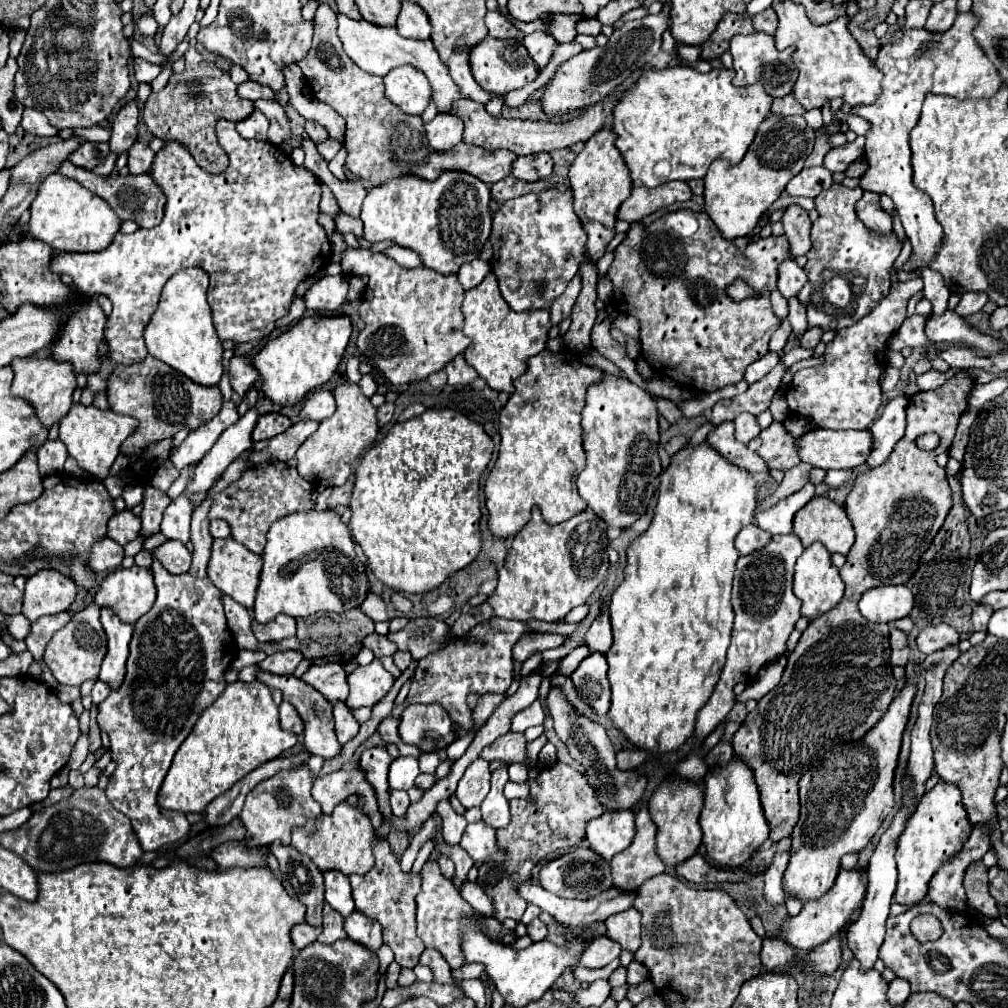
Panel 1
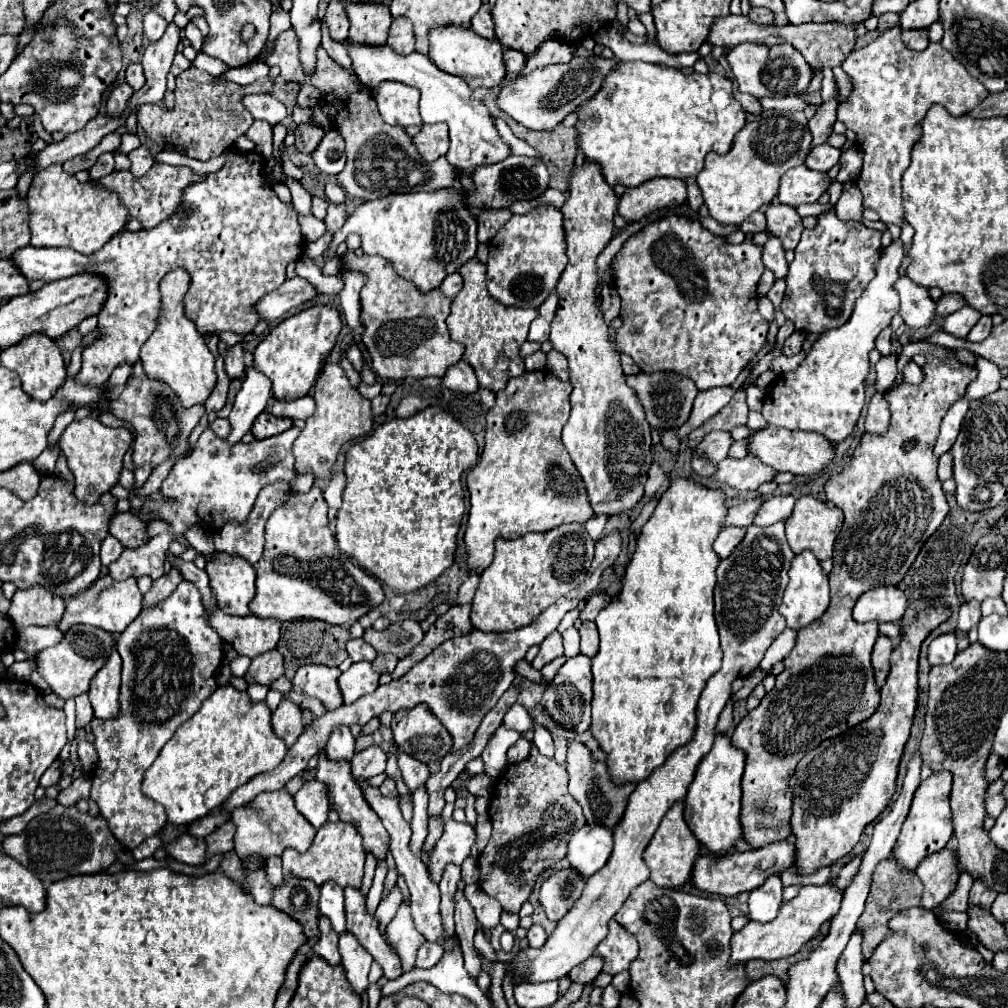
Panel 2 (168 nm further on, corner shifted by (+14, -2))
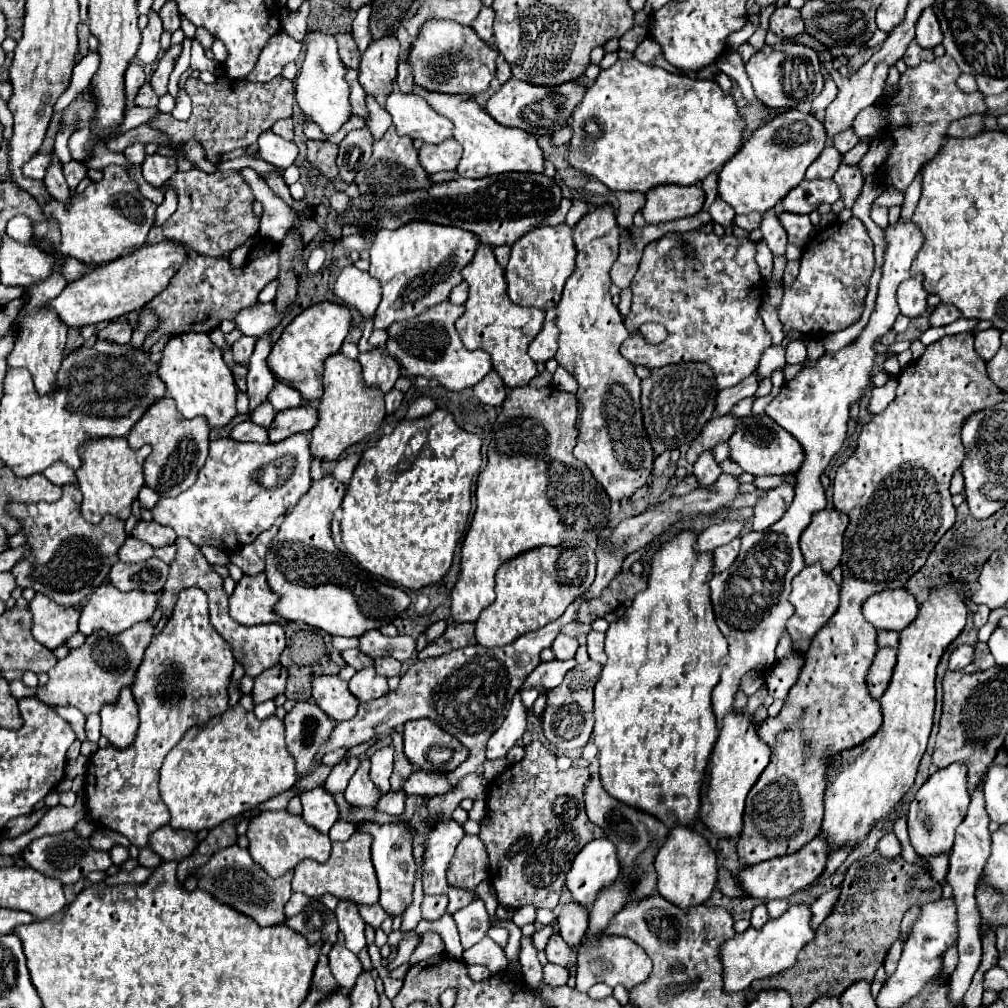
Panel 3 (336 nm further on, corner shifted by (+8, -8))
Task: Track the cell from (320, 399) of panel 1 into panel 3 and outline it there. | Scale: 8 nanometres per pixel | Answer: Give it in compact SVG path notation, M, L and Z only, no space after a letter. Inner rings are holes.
M276 382L276 386L272 388L268 400L270 400L270 404L274 406L276 412L304 406L304 398L302 398L302 394L298 394L298 390L290 388L290 386L284 384L284 382Z

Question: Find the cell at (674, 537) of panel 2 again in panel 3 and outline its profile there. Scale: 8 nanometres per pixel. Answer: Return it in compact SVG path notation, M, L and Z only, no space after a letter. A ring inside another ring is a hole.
M682 530L678 532L672 540L664 542L654 556L650 558L650 572L648 572L648 588L644 592L640 592L634 600L632 606L626 608L624 612L624 620L616 620L608 626L606 630L606 656L608 662L602 668L600 680L594 686L594 742L598 748L598 764L600 764L600 780L602 786L606 788L606 792L612 798L618 798L620 802L626 802L628 806L636 806L638 810L648 810L648 814L658 816L668 828L674 826L674 822L684 824L684 826L692 826L698 810L700 810L700 786L704 780L704 770L708 764L708 758L712 754L716 736L718 736L718 724L714 720L712 714L712 706L710 706L710 694L712 688L718 684L720 680L720 672L722 672L722 658L728 654L728 646L726 646L726 638L722 636L720 628L716 626L716 618L714 618L714 610L712 610L712 600L710 600L710 578L714 576L714 560L712 560L712 552L698 552L694 550L698 534L692 530Z

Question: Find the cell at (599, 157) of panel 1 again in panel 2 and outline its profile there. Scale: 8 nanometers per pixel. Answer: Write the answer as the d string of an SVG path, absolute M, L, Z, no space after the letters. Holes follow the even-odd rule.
M586 160L584 166L574 166L574 170L570 172L568 200L562 208L564 232L566 232L566 244L568 244L568 266L562 272L556 286L556 294L560 300L558 300L558 308L556 308L556 316L552 320L552 332L550 332L552 348L562 352L568 358L570 384L574 388L570 394L572 414L562 430L562 442L586 482L586 490L588 490L588 498L594 508L594 514L606 514L606 516L622 514L636 506L636 502L644 494L648 468L652 464L652 440L650 440L652 428L646 422L644 408L636 392L626 384L626 374L622 372L620 354L614 350L614 344L610 342L610 326L606 324L602 310L596 304L596 286L598 286L596 258L608 246L614 234L612 220L614 220L616 208L618 208L618 198L612 186L604 184L604 176L600 176L600 170L596 168L596 164Z

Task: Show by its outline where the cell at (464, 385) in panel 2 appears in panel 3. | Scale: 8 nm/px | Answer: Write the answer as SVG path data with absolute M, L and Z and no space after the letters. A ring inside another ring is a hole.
M490 370L490 374L486 374L486 378L482 378L482 382L472 388L472 392L482 404L490 406L500 406L506 398L506 386L494 370Z

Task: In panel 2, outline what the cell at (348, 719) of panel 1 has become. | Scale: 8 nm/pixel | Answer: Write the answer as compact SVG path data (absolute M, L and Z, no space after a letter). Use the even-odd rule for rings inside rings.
M344 726L336 728L336 732L332 734L332 738L330 738L328 746L326 746L326 756L330 760L346 760L346 762L350 762L354 754L356 754L354 736L350 734L350 730L344 728Z

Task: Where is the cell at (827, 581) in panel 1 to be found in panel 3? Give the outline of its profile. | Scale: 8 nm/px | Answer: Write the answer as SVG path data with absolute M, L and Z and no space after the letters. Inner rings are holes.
M818 564L806 566L800 574L794 576L790 604L794 606L796 612L788 620L788 634L792 636L796 652L804 652L810 646L810 640L814 638L814 634L836 612L836 608L838 608L838 592L840 592L840 586L836 586L836 582L830 578L830 574L824 572L822 566L818 566Z

